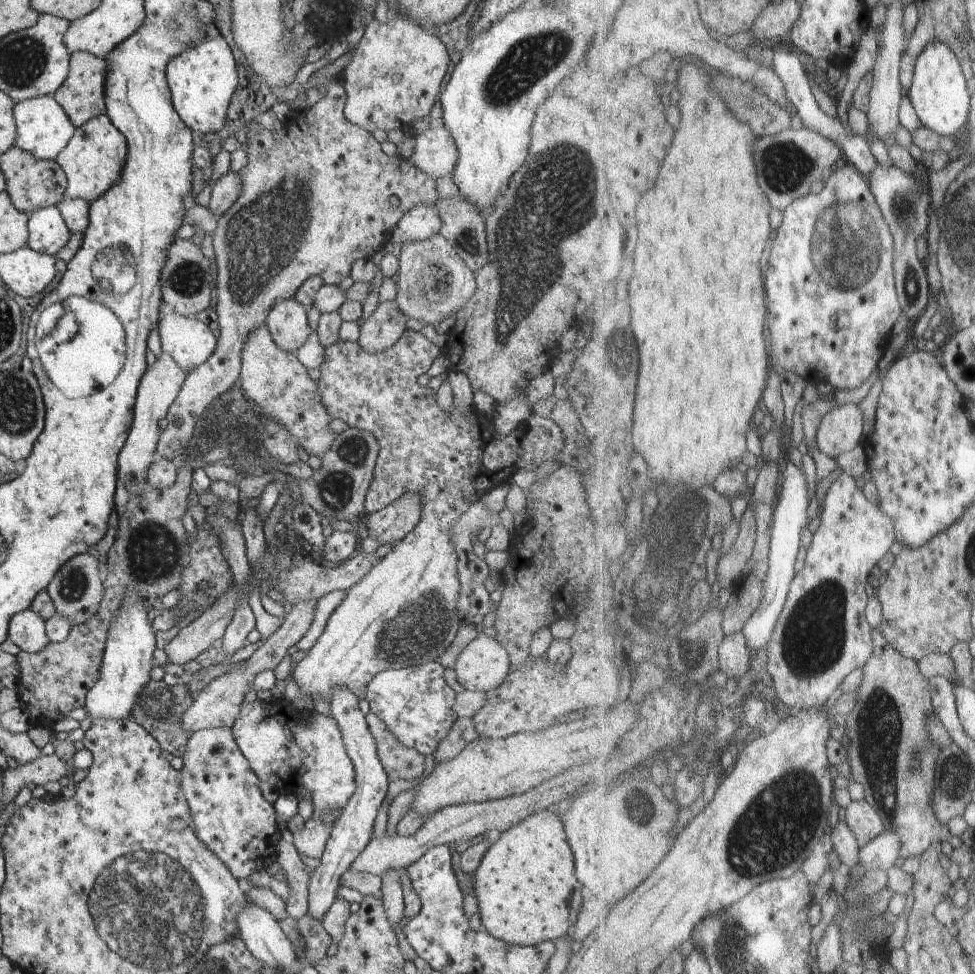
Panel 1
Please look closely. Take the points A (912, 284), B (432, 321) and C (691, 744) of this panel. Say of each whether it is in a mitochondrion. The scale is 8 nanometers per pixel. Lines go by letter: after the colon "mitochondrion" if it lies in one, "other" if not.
A: mitochondrion
B: other
C: other

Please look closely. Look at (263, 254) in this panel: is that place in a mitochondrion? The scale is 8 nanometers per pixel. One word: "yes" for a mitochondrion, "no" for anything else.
yes

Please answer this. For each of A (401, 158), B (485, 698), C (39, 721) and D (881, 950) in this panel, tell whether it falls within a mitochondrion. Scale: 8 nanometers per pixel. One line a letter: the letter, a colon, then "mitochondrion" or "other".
A: other
B: other
C: other
D: other

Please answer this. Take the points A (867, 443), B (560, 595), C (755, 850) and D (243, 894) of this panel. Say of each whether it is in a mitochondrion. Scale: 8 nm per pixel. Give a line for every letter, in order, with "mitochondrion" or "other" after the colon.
A: other
B: other
C: mitochondrion
D: other

